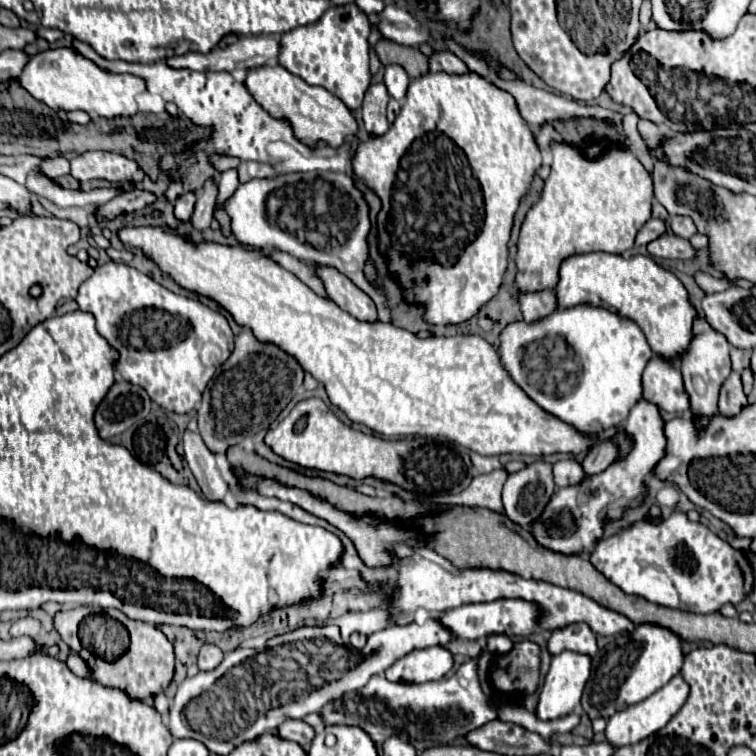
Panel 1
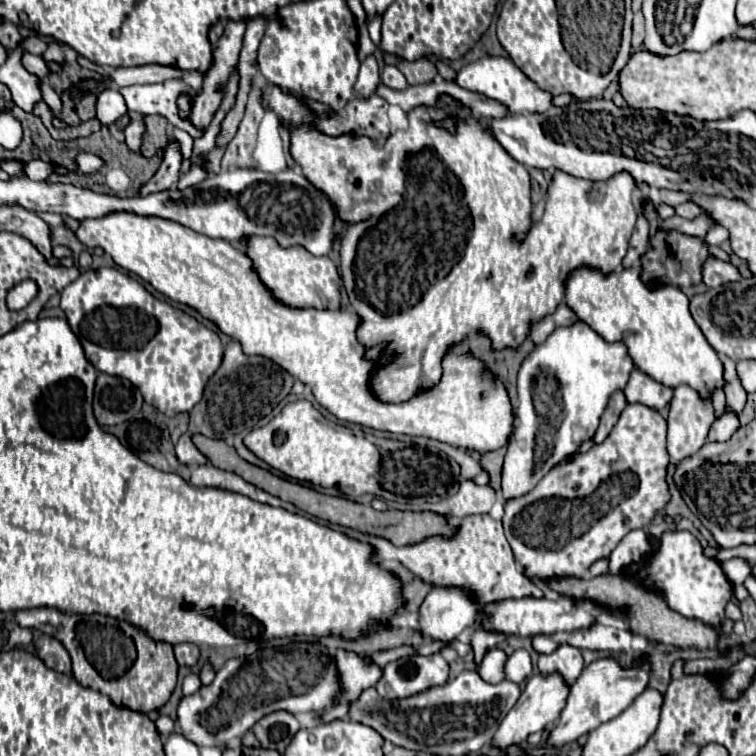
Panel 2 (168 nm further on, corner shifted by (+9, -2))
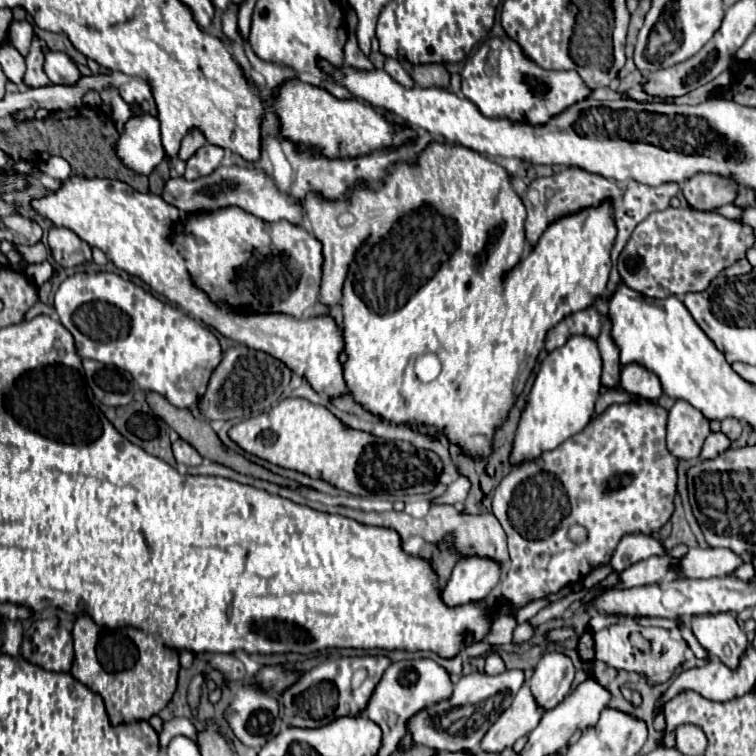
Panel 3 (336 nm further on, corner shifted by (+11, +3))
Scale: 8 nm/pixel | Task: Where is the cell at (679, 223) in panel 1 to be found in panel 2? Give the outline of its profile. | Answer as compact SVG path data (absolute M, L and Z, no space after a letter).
M684 202L682 206L676 206L674 210L676 210L678 216L682 216L686 220L694 220L696 216L702 214L702 210L698 210L698 206L694 206L694 202Z

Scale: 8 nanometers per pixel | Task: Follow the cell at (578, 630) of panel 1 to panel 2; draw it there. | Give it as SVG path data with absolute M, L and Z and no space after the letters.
M560 644L552 654L540 654L538 668L542 674L552 674L554 670L558 670L566 678L566 682L572 684L584 668L582 650L570 644Z

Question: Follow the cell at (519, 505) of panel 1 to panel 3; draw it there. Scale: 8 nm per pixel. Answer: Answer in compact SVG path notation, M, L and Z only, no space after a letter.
M572 337L564 347L552 351L536 375L534 387L528 395L528 405L520 417L520 425L514 439L512 465L524 459L536 459L548 449L556 449L568 437L580 433L594 415L594 403L600 389L602 359L596 341L590 337Z

